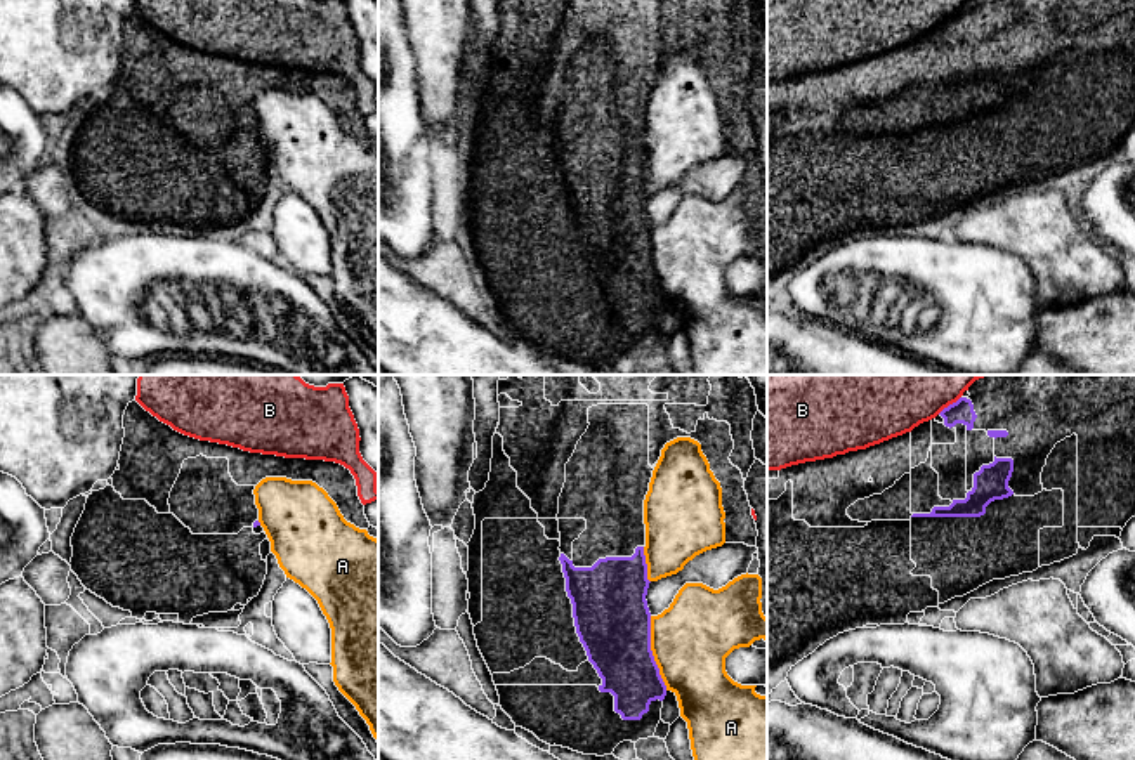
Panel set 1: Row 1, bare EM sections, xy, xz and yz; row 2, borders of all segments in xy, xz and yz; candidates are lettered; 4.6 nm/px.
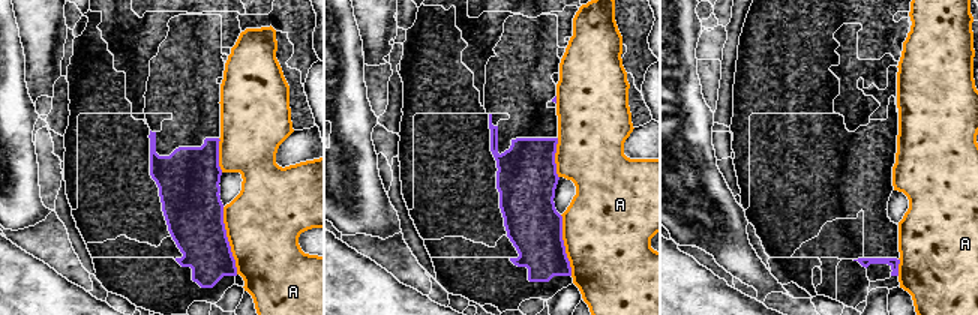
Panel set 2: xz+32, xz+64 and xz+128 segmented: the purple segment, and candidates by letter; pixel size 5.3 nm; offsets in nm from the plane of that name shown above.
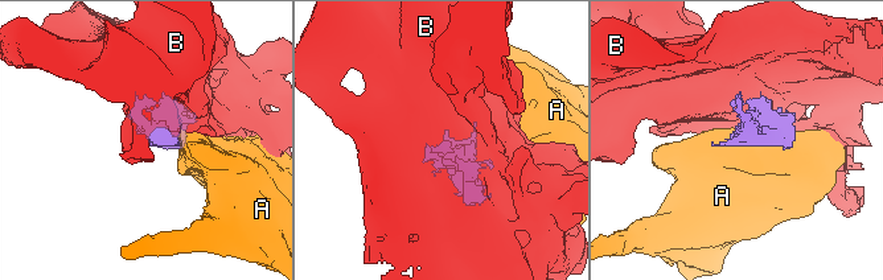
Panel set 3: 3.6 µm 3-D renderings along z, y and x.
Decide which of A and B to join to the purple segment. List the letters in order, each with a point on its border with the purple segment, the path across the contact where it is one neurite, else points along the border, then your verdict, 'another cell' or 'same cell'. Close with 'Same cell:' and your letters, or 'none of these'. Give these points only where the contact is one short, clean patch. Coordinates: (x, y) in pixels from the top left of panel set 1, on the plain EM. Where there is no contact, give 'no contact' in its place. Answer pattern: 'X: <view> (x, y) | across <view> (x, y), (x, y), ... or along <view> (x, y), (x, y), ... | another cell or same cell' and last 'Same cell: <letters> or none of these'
A: xz (651, 264) | another cell
B: yz (950, 16) | another cell
Same cell: none of these

